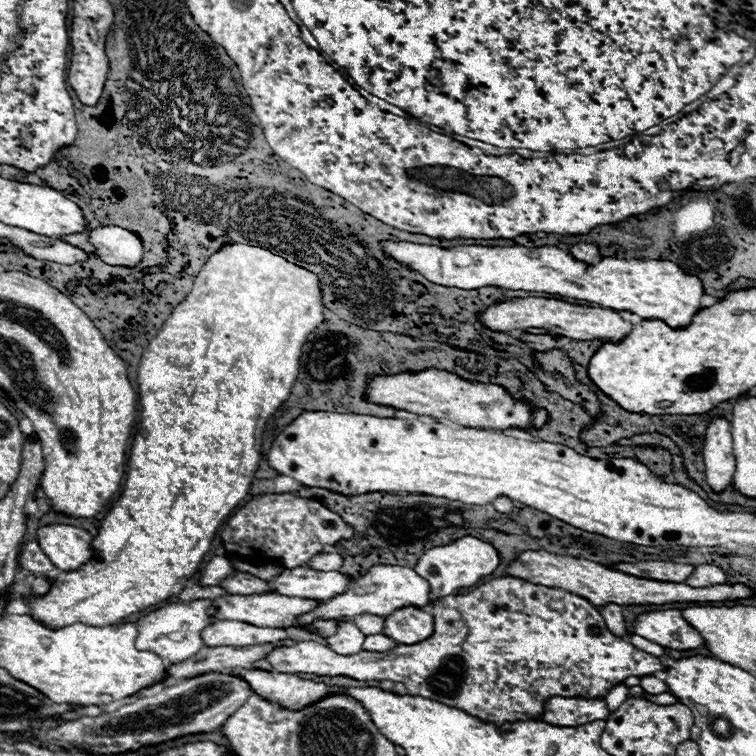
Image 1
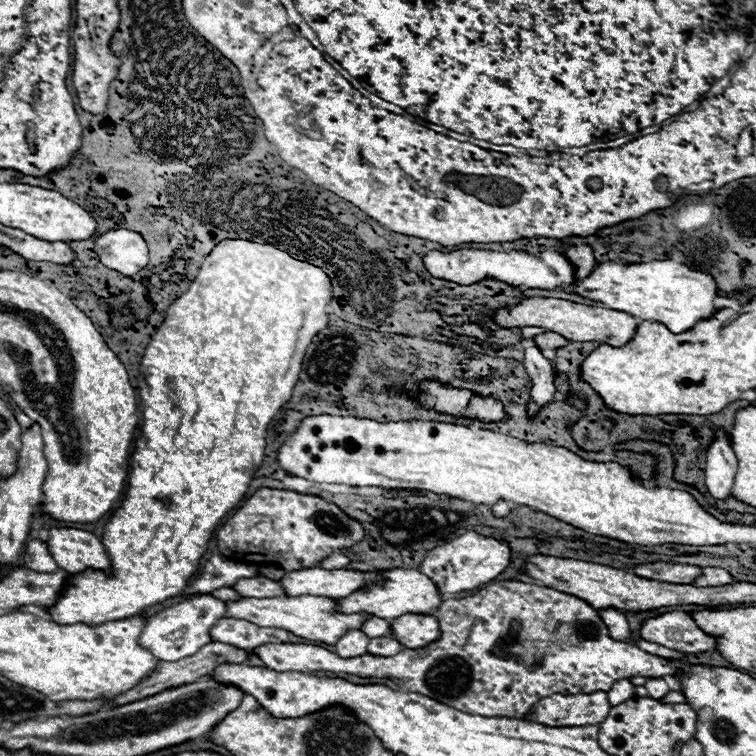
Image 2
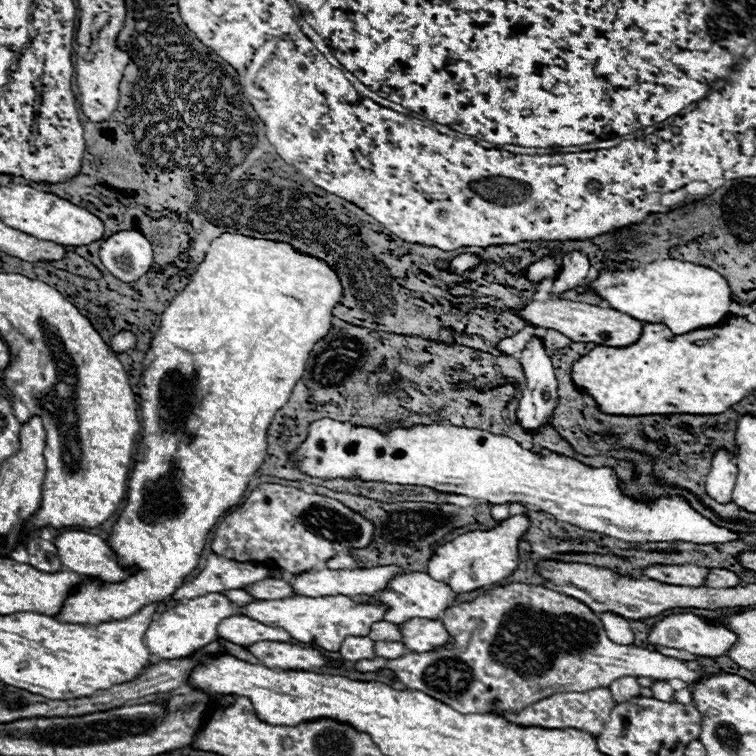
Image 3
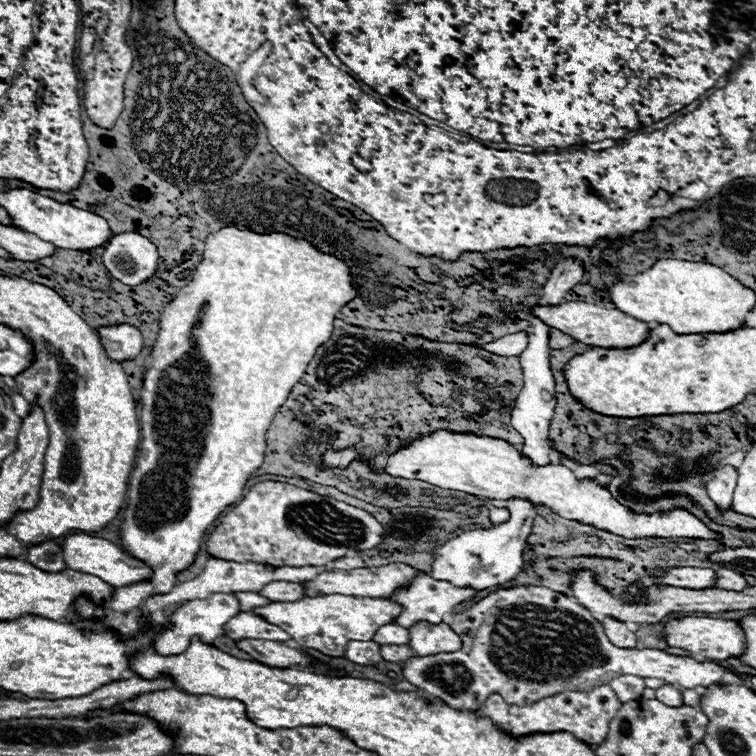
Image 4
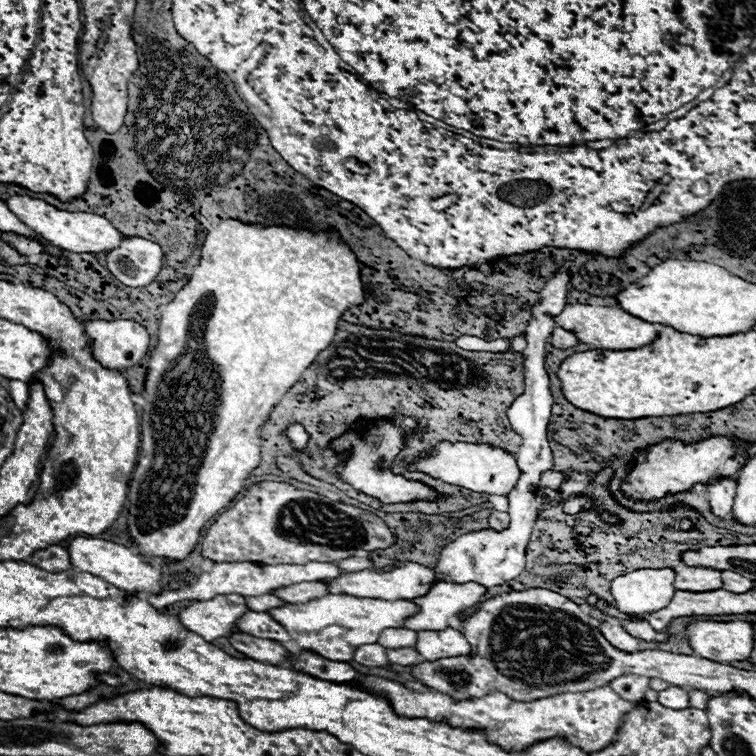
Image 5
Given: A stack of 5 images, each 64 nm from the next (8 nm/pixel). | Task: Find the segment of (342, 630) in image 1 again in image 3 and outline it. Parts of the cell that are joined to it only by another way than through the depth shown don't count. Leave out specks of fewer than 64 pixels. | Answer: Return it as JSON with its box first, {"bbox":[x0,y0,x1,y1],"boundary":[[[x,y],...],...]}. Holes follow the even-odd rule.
{"bbox":[340,636,374,662],"boundary":[[[350,636],[350,638],[344,638],[344,642],[340,646],[340,656],[348,662],[374,658],[372,646],[374,646],[374,642],[368,636]]]}

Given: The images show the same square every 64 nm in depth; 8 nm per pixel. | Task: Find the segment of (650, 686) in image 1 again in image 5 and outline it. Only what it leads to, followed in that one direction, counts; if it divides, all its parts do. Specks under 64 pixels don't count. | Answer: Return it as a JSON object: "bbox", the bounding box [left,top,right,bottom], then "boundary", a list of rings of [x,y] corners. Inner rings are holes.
{"bbox":[658,686,688,710],"boundary":[[[670,686],[666,690],[660,690],[658,692],[658,702],[666,708],[672,708],[672,710],[682,710],[682,708],[688,708],[688,692],[686,690],[680,690],[678,686]]]}

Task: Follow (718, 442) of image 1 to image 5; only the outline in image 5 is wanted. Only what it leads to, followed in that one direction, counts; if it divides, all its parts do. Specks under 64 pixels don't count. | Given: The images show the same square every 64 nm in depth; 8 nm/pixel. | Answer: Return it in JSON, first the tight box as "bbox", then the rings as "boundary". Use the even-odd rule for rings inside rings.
{"bbox":[706,478,736,518],"boundary":[[[722,478],[720,482],[716,480],[706,492],[712,512],[720,518],[728,518],[732,514],[732,502],[736,496],[736,478]]]}

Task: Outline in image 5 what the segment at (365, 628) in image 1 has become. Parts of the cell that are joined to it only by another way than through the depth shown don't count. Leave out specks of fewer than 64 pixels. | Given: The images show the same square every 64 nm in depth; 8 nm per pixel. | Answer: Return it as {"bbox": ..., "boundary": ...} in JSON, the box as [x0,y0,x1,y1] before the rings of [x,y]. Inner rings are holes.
{"bbox":[378,628,416,648],"boundary":[[[386,628],[378,636],[378,644],[384,648],[414,648],[416,642],[416,632],[404,630],[404,628]]]}

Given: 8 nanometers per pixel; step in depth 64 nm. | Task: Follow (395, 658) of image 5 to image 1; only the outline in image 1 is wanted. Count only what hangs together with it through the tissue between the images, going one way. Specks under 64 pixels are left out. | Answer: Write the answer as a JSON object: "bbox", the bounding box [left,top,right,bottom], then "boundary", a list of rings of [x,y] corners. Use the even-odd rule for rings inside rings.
{"bbox":[364,634,396,652],"boundary":[[[370,634],[364,638],[364,650],[376,650],[376,652],[384,652],[390,650],[392,646],[396,646],[396,642],[384,634]]]}

